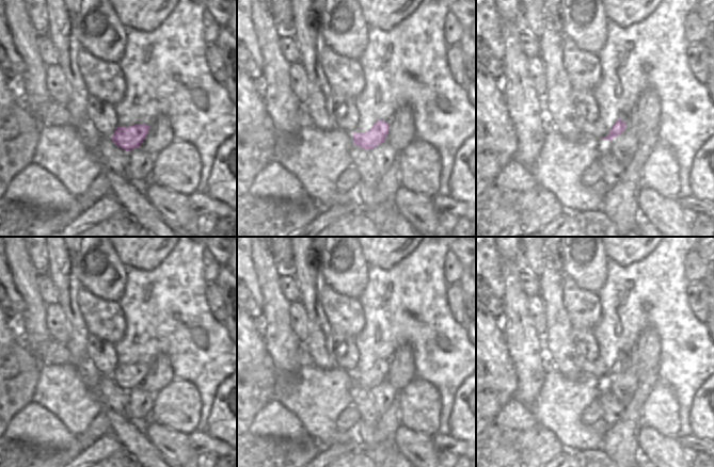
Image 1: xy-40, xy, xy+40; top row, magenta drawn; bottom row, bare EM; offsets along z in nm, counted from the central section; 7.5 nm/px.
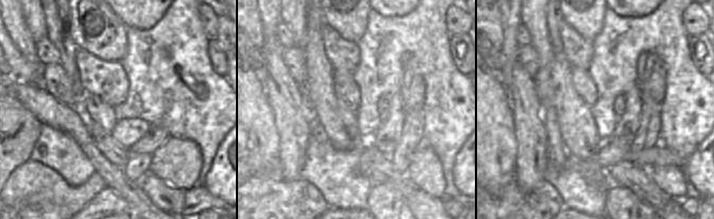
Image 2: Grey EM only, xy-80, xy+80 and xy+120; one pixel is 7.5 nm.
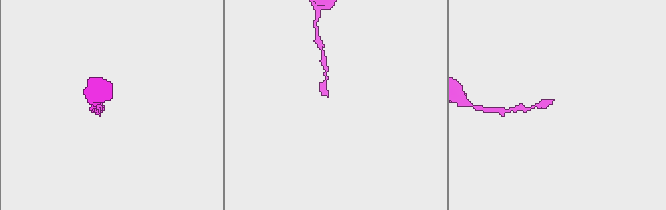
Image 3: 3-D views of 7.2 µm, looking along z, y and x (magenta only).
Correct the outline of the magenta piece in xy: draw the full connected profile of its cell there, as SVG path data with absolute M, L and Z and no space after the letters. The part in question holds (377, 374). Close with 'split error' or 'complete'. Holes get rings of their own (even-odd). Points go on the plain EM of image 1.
M378 359L372 367L365 372L353 372L354 383L365 389L371 389L385 381L390 371L390 364Z; complete

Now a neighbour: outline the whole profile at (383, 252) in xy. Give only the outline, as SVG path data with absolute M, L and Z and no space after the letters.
M355 237L368 265L391 270L413 253L423 237Z

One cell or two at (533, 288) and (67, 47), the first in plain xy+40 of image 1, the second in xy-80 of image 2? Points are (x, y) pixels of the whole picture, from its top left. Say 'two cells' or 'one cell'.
two cells

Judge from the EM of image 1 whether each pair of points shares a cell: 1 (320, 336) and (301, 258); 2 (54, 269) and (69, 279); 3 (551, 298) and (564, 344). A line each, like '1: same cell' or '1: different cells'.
1: same cell
2: same cell
3: same cell

